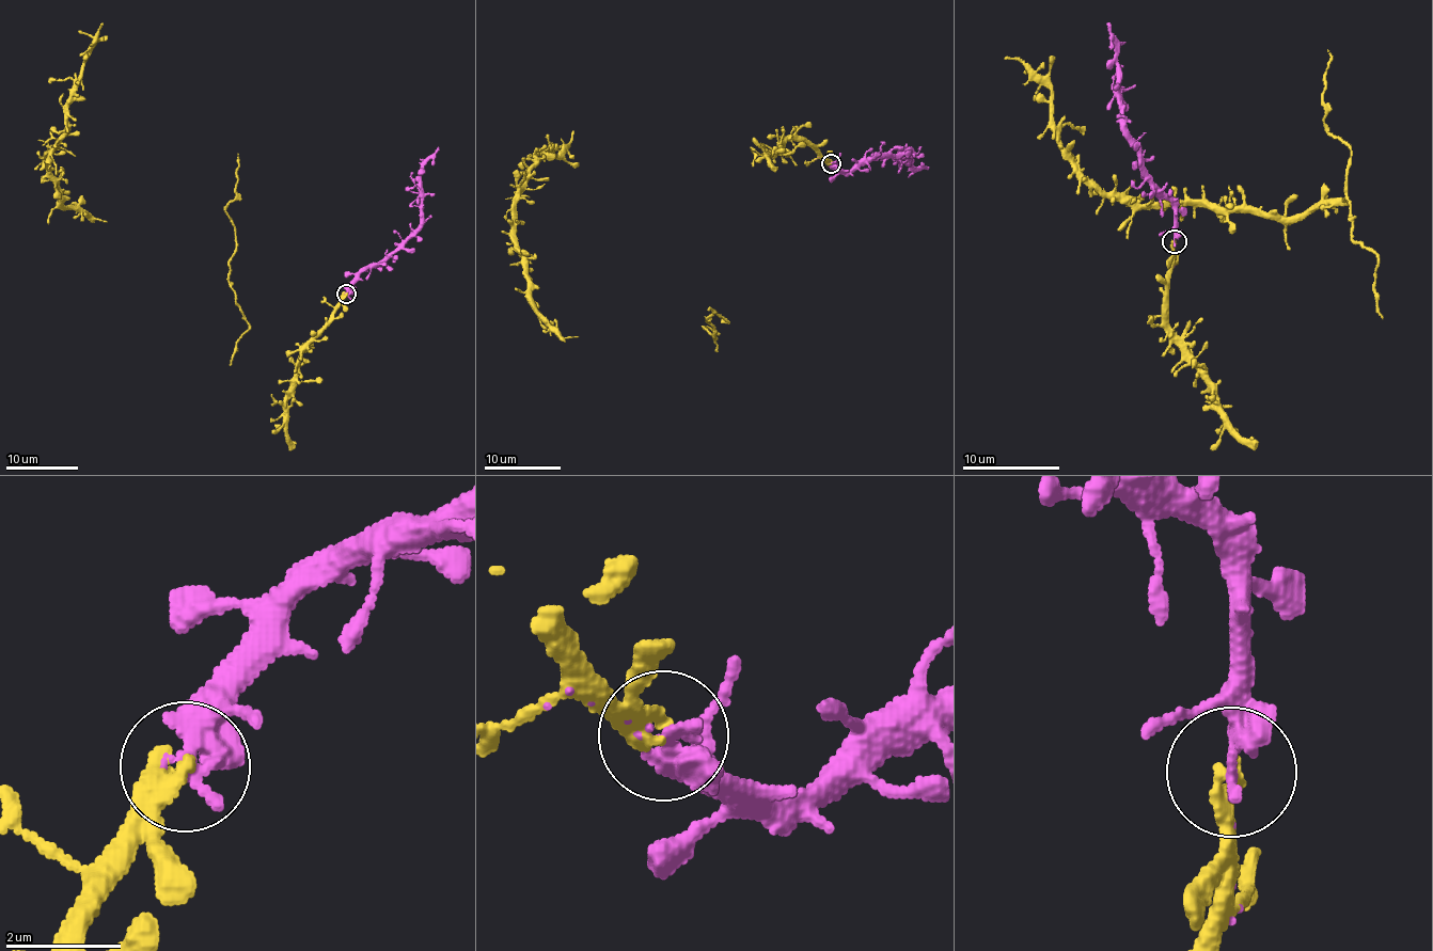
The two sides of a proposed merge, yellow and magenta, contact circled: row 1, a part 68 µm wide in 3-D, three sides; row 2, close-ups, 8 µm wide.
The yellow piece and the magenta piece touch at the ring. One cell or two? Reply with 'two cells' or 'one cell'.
one cell

